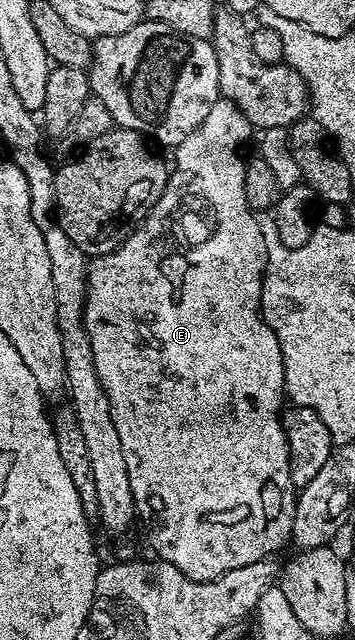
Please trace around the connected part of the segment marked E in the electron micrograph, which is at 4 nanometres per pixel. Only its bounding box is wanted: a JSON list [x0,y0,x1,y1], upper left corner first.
[85,98,297,583]

